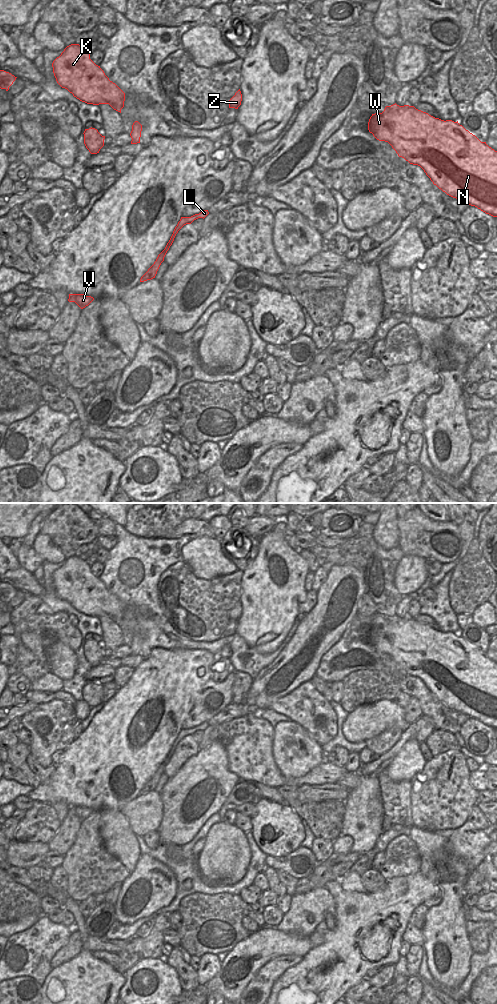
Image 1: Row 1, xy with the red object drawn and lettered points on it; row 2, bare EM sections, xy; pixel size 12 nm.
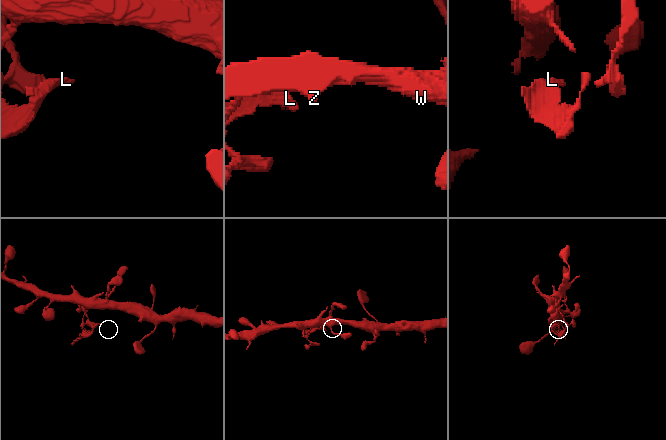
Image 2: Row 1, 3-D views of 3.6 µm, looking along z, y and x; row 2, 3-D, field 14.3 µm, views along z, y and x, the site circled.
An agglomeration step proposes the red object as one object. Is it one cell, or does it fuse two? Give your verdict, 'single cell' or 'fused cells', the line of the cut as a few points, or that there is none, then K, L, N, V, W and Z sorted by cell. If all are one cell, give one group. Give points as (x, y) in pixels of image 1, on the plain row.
fused cells | xy (132, 651), (137, 654) | K N W Z / L V

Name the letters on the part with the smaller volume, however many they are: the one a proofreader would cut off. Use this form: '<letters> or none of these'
L, V

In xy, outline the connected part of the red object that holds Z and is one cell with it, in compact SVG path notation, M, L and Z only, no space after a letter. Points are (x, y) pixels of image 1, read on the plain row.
M240 601L235 605L235 607L229 612L229 620L235 620L238 621L238 619L241 617L242 613L242 606Z

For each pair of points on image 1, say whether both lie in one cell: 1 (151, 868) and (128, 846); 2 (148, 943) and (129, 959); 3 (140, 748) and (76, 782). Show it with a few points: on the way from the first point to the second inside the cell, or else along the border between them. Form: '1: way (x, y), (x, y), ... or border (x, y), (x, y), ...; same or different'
1: border (141, 854), (135, 868), (130, 873); different
2: way (143, 947), (134, 954); same
3: way (124, 748), (104, 768), (97, 768), (92, 772); same

